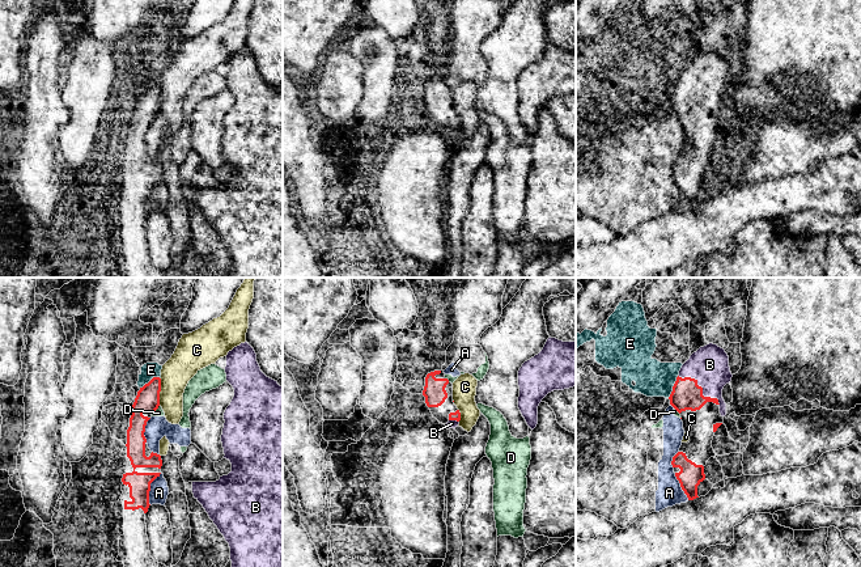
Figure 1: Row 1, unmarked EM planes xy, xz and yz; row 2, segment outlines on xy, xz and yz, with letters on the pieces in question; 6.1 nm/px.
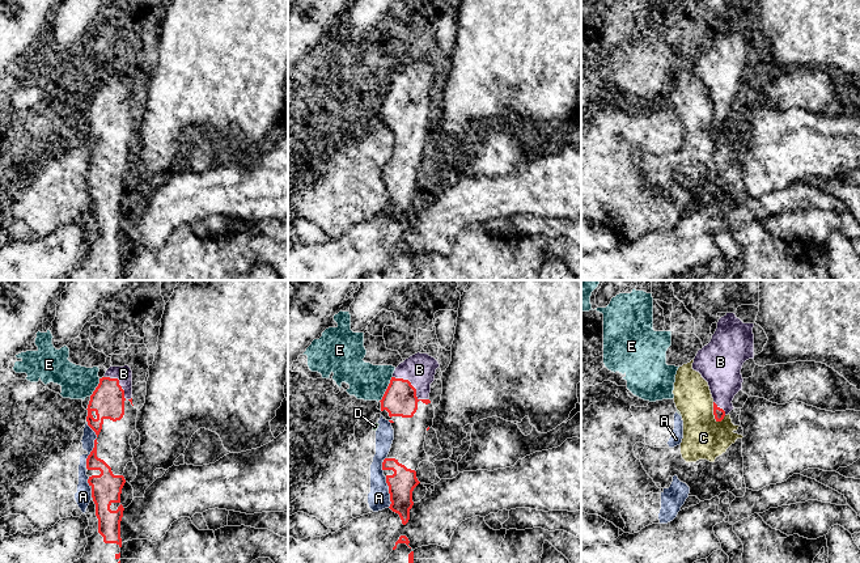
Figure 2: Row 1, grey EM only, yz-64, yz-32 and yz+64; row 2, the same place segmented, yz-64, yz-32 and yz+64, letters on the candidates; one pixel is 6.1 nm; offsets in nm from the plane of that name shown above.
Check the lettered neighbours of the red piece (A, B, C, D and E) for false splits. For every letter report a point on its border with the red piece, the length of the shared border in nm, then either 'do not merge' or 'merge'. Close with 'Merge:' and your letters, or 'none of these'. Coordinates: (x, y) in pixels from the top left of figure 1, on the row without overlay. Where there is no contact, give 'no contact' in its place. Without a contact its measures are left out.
A: xy (149, 195) | 220 nm | do not merge
B: yz (702, 94) | 320 nm | merge
C: xy (160, 97) | 180 nm | do not merge
D: xy (156, 115) | 80 nm | do not merge
E: yz (673, 93) | 150 nm | do not merge
Merge: B

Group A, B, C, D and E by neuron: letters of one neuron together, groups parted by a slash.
A D / B / C / E

